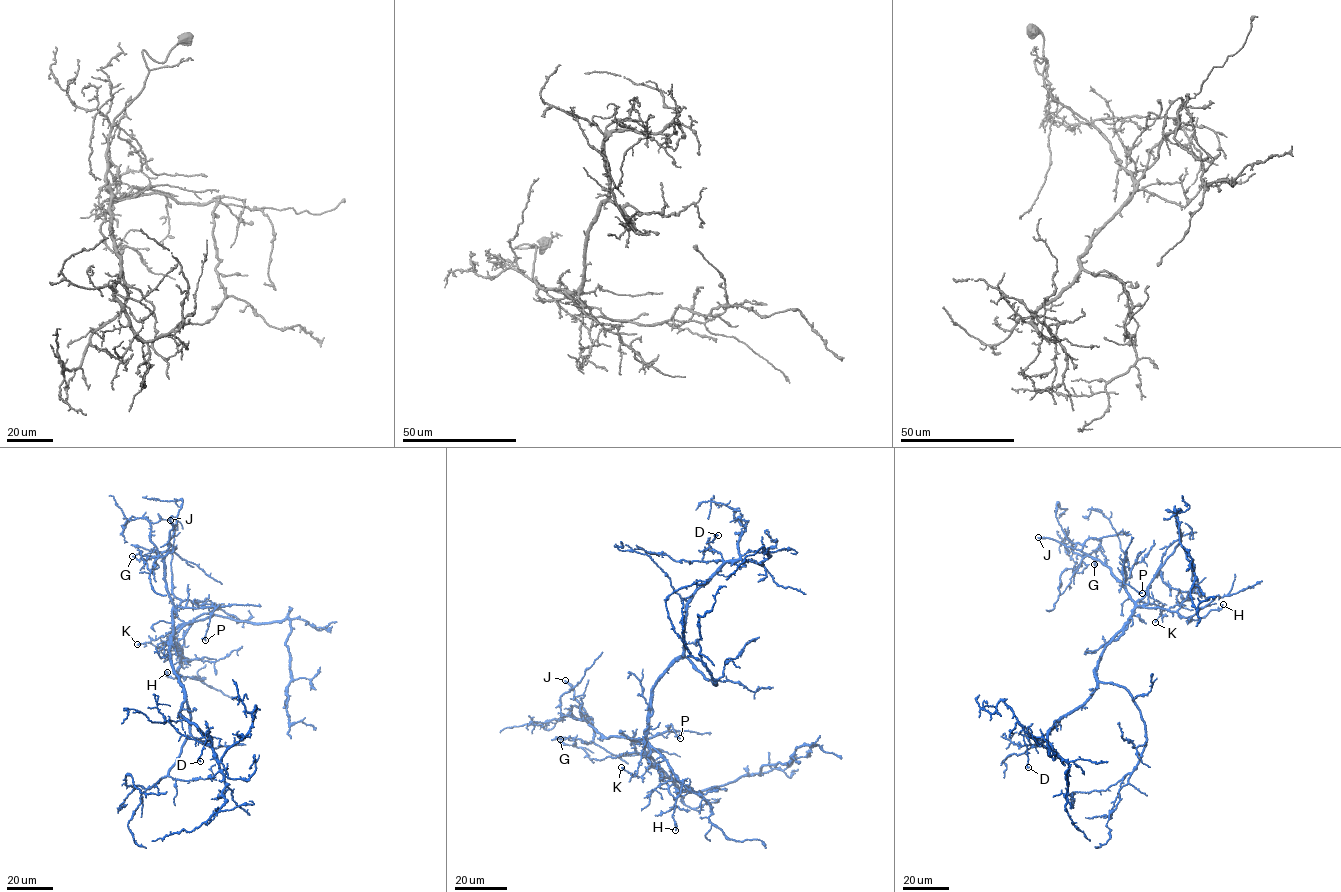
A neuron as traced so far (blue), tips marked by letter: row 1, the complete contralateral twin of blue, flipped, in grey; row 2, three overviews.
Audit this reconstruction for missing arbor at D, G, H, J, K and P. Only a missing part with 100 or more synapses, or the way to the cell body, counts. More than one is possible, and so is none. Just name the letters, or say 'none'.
J

